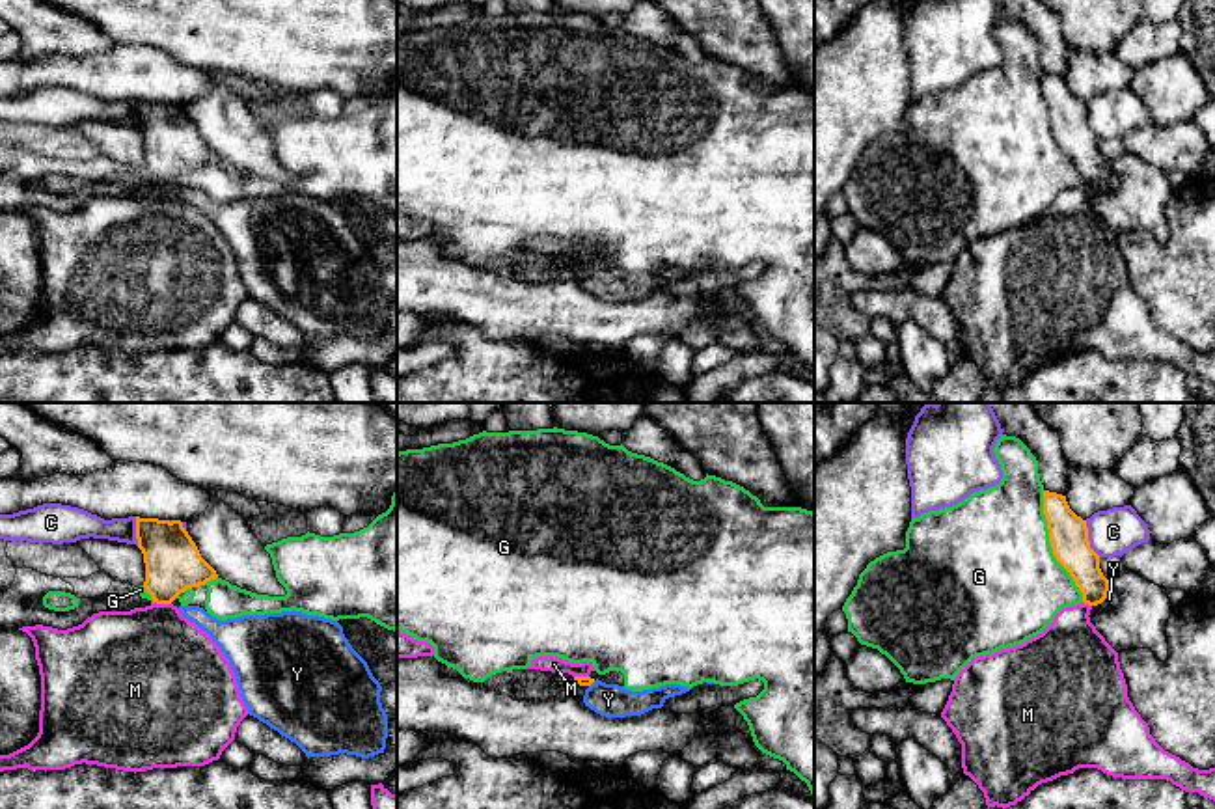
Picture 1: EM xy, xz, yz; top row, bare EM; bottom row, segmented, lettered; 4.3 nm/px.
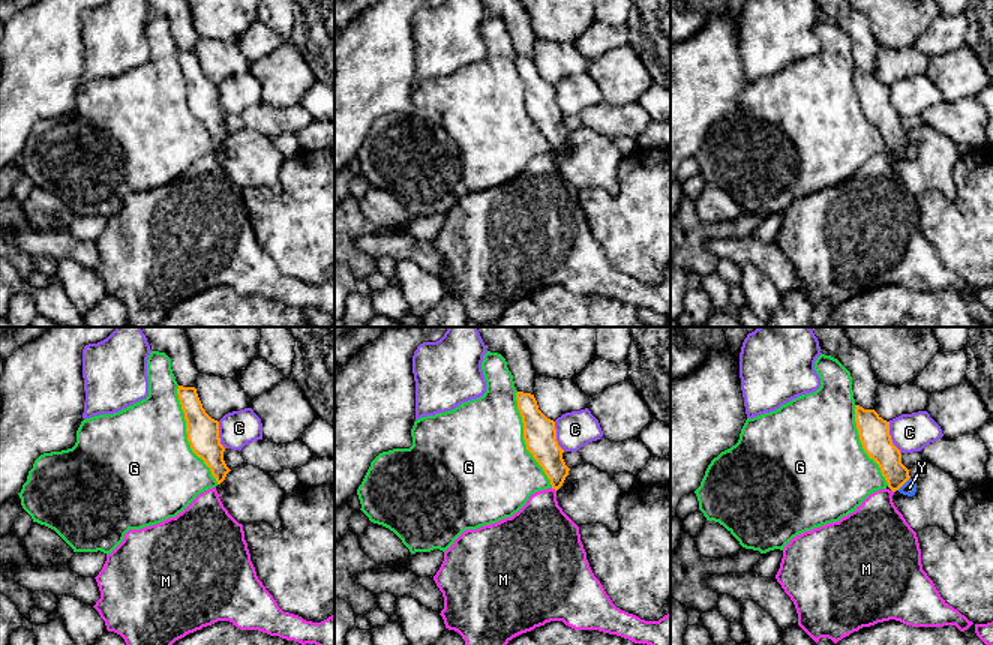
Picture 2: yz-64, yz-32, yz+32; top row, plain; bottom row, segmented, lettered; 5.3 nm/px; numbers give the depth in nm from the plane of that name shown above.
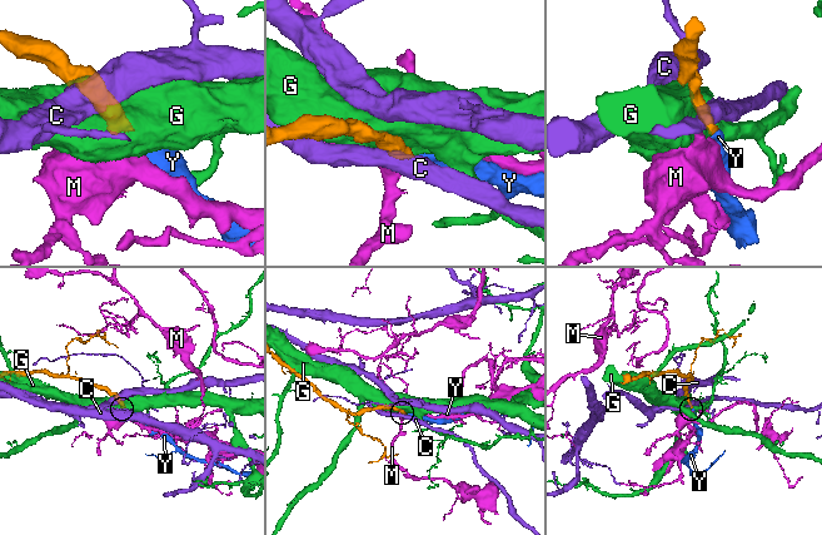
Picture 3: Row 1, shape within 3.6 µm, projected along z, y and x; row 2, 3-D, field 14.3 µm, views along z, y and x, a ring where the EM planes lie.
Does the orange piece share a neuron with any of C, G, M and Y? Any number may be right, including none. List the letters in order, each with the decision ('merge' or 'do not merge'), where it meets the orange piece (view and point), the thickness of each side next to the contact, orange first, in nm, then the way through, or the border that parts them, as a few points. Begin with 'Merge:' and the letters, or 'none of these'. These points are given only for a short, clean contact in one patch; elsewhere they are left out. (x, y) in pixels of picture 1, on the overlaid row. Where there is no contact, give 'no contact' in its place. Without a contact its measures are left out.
Merge: Y
C: do not merge; contact yz (1087, 539); calibres 170 and 200 nm; border yz (1085, 521), (1089, 545), (1100, 556)
G: do not merge; contact yz (1051, 547); calibres 170 and 500 nm
M: do not merge; contact xy (163, 603); calibres 240 and 460 nm; border xy (153, 601), (170, 604)
Y: merge; contact xz (591, 683); calibres 50 and 140 nm; way xz (584, 681), (591, 683), (608, 699)

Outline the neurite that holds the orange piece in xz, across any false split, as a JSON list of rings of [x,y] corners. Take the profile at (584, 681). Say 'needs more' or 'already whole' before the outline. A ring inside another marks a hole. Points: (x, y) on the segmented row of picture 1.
needs more | [[[574,677],[585,686],[583,703],[591,710],[606,718],[641,716],[652,708],[662,708],[669,697],[682,695],[691,688],[680,684],[665,684],[652,690],[632,692],[619,684],[606,684],[591,677]]]

